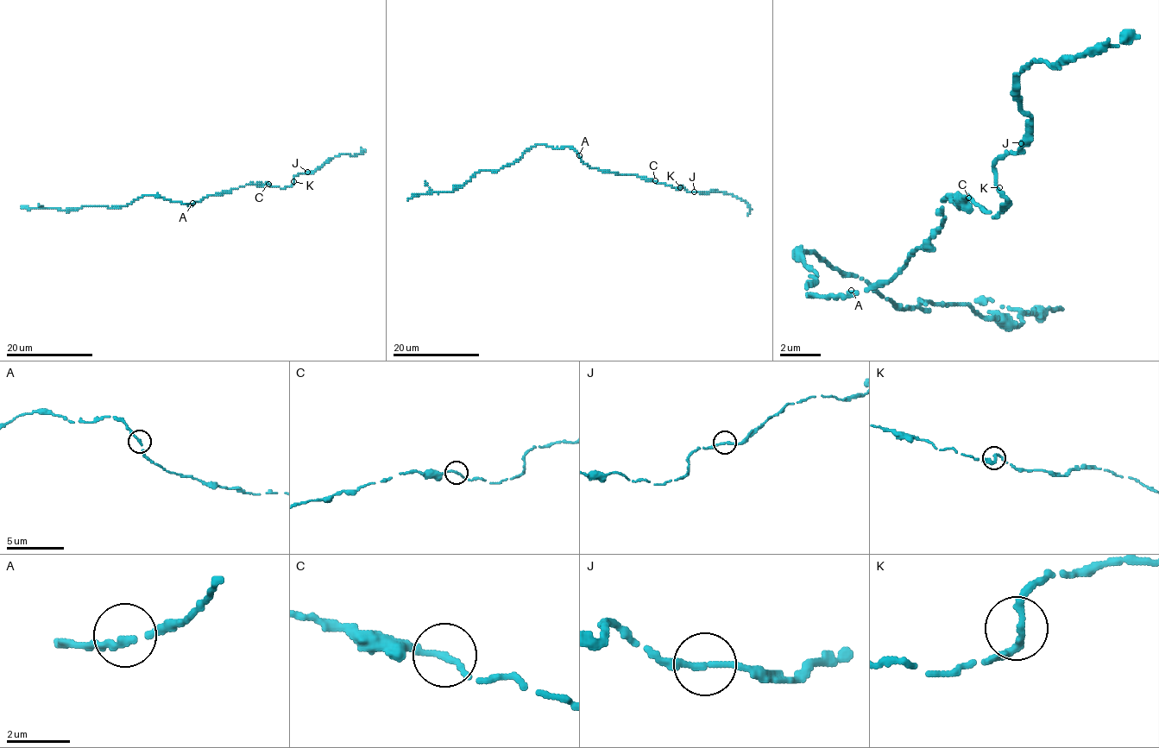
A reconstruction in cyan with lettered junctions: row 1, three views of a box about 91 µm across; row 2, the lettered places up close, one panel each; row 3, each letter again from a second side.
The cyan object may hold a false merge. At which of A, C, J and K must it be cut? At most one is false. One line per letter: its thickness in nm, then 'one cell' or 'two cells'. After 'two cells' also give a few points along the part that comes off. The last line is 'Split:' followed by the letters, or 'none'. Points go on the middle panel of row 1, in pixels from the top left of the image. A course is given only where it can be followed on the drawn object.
A: calibre 200 nm; one cell
C: calibre 200 nm; one cell
J: calibre 200 nm; one cell
K: calibre 200 nm; one cell
Split: none

